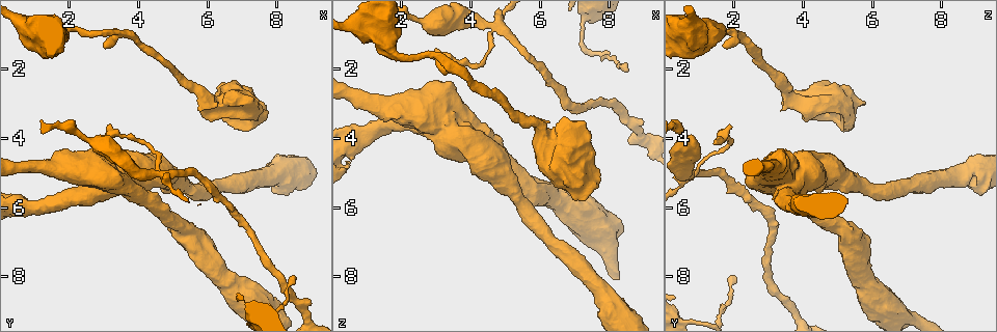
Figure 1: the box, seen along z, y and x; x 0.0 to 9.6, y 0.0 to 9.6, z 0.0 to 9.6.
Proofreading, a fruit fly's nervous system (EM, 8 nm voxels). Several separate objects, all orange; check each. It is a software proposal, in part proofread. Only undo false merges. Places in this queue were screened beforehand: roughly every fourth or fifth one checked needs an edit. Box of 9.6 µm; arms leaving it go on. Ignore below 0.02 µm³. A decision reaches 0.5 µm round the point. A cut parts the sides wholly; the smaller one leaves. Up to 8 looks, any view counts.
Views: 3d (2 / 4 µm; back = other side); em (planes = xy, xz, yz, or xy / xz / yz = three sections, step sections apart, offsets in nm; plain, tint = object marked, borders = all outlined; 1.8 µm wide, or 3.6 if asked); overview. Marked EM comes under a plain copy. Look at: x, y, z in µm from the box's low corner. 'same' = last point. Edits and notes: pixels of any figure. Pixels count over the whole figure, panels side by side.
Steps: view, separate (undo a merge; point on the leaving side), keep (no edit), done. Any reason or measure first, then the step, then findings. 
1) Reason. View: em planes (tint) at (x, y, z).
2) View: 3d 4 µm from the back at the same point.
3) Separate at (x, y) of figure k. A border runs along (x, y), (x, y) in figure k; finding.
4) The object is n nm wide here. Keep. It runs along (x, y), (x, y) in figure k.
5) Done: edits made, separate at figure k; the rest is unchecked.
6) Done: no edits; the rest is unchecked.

Branch point. View: em planes (tint) at (3.45, 0.95, 1.90).

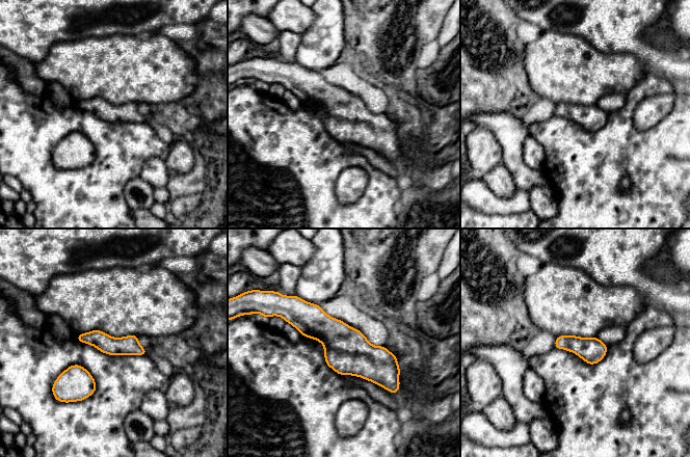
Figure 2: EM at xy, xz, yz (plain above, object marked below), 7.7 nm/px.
The object is 150 nm wide here. Keep. It runs along (291, 313), (328, 330), (395, 380) in figure 2; continuous, no second cell.

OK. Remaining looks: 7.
Four-way junction. View: em planes (tint) at (4.70, 5.00, 0.70).

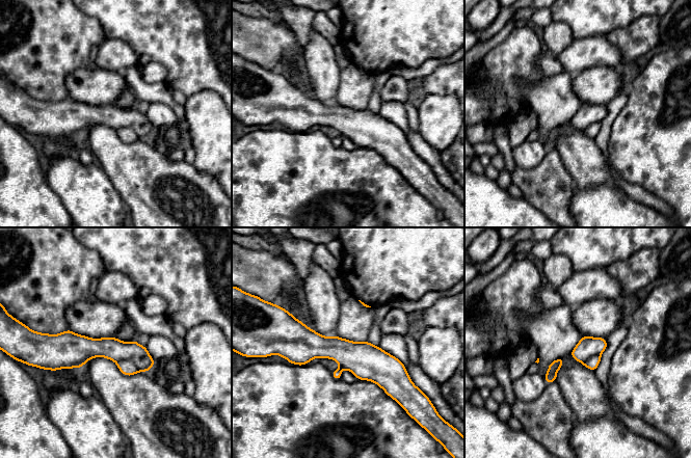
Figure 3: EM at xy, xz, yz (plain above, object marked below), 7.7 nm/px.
Separate at (126, 367) of figure 3. Two cells meet here.

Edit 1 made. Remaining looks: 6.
Touches itself. View: em 3.6 µm planes (tint) at (7.25, 3.05, 5.50).

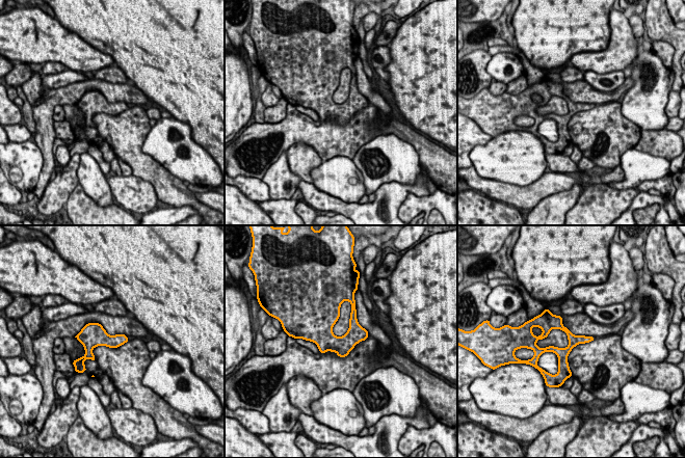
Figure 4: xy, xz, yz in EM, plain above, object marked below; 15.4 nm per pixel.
Keep. It runs along (557, 318), (571, 337), (564, 370) in figure 4; continuous, no second cell.

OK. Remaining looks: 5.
Done: edits made, separate at figure 3; the rest is unchecked.

